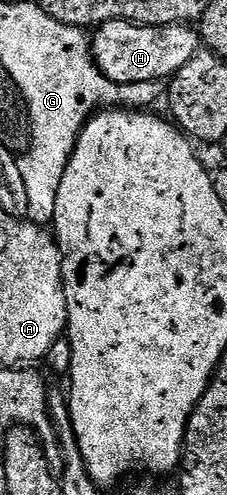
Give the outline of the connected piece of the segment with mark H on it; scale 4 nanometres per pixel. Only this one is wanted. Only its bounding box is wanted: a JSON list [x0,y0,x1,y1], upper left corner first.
[90,19,201,83]

